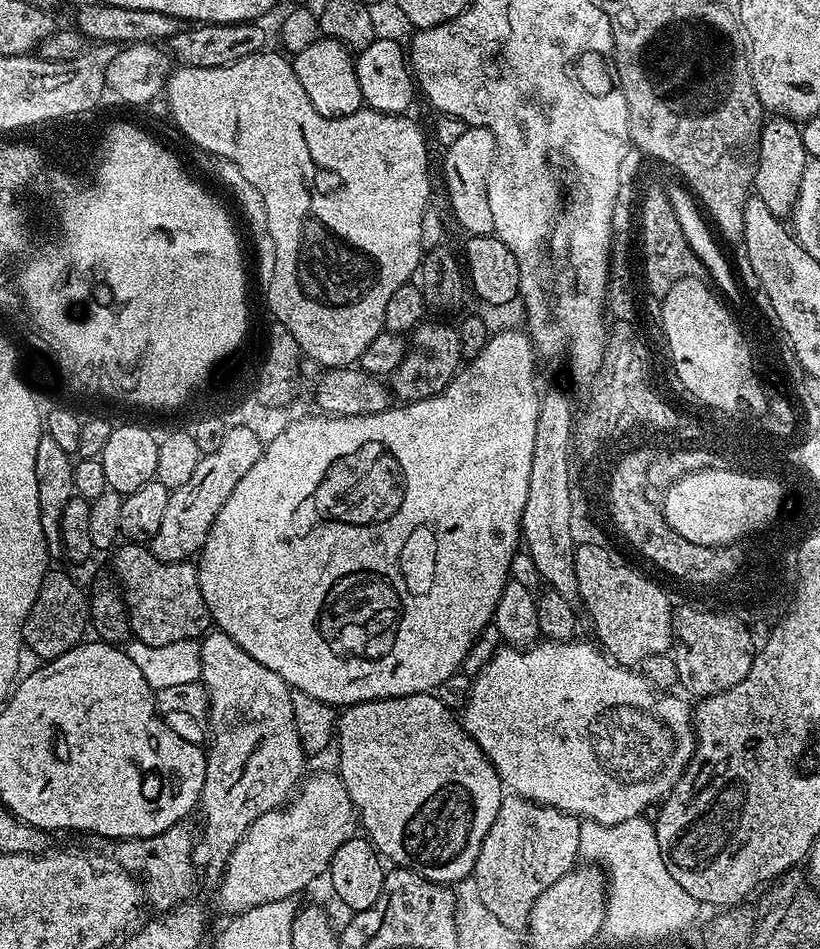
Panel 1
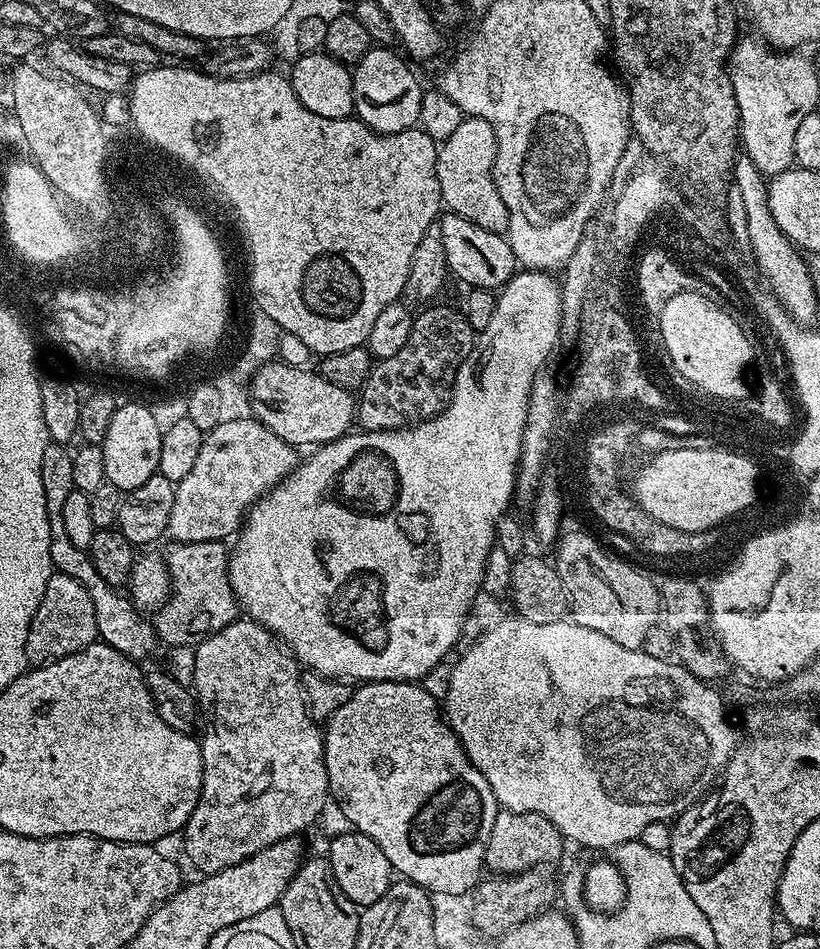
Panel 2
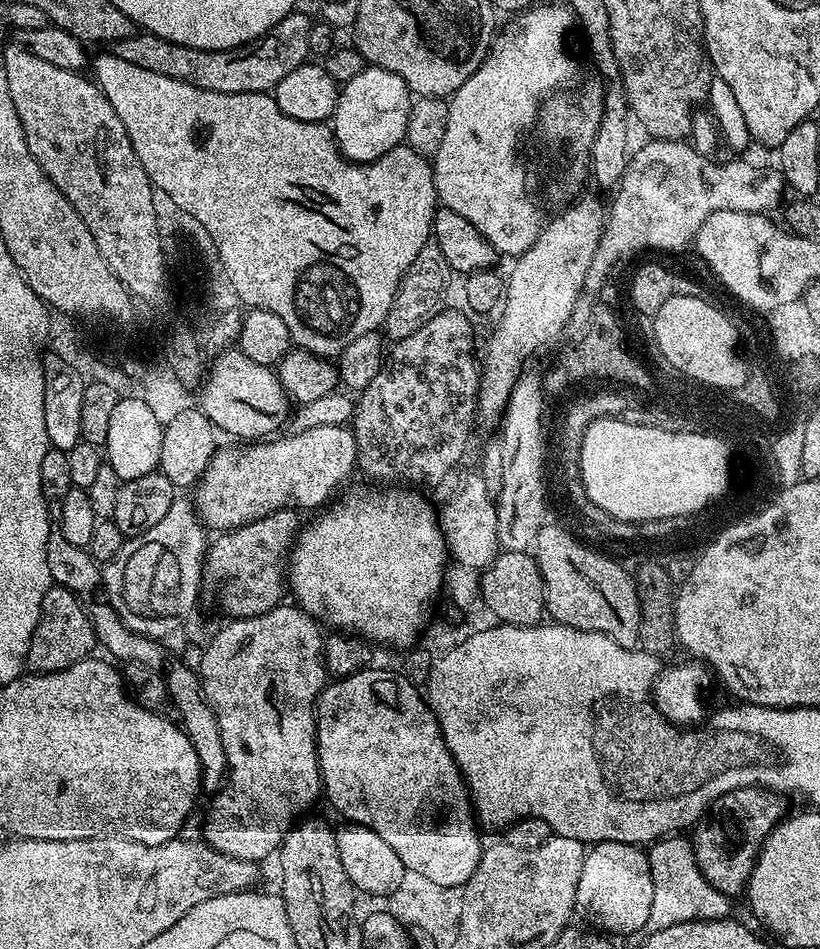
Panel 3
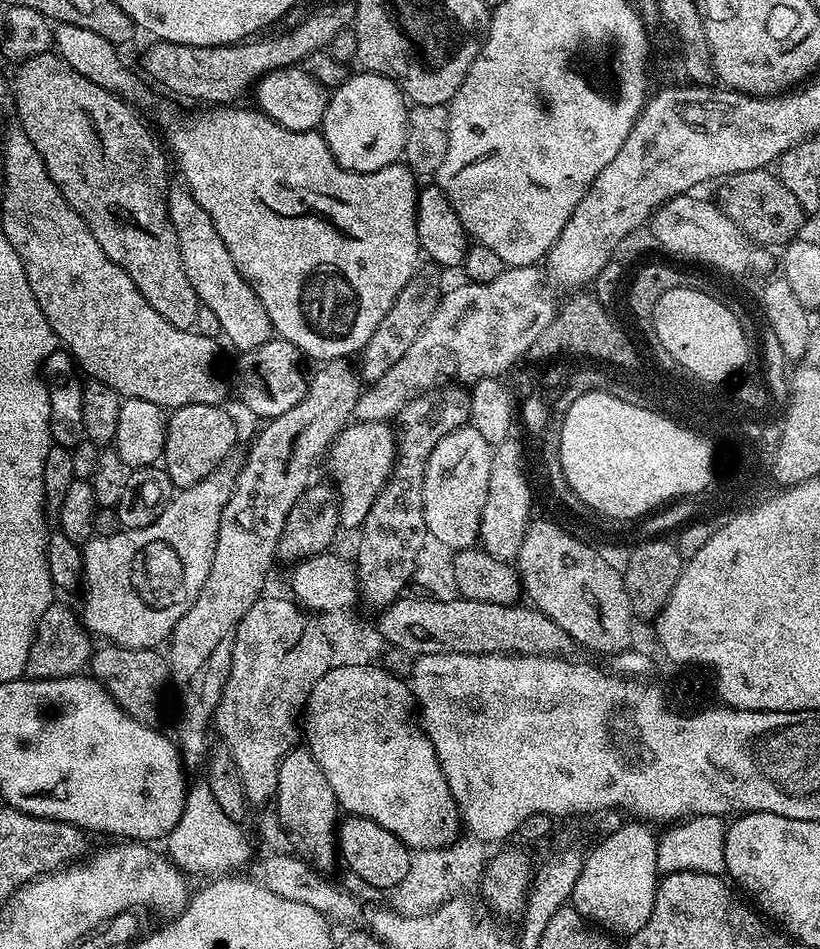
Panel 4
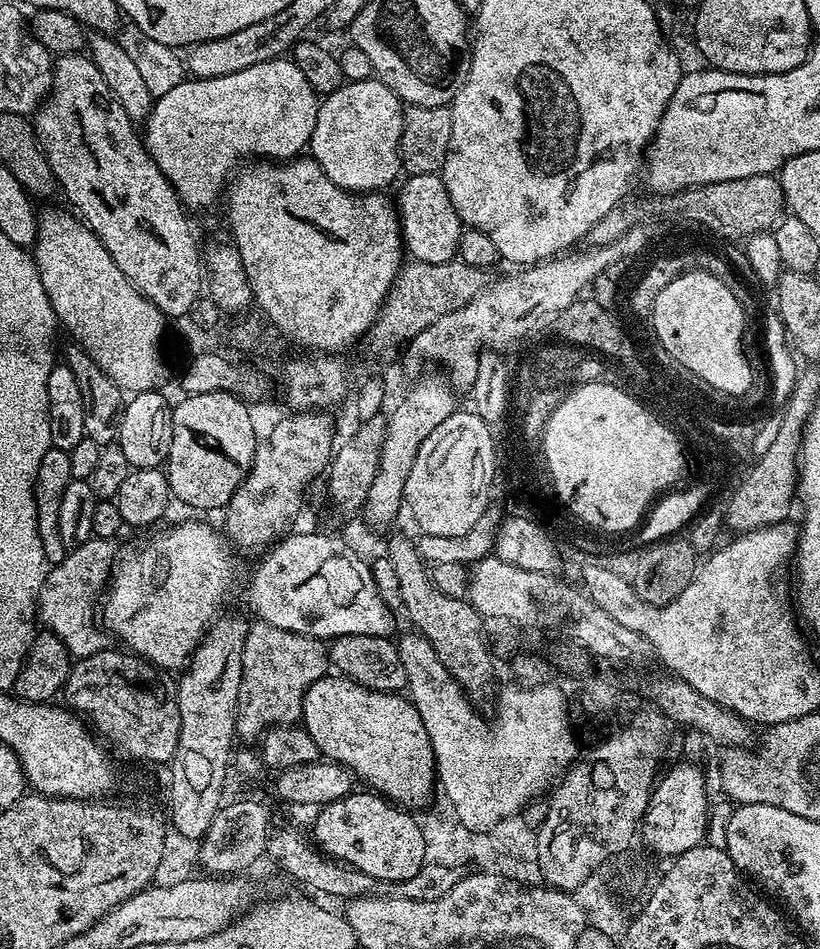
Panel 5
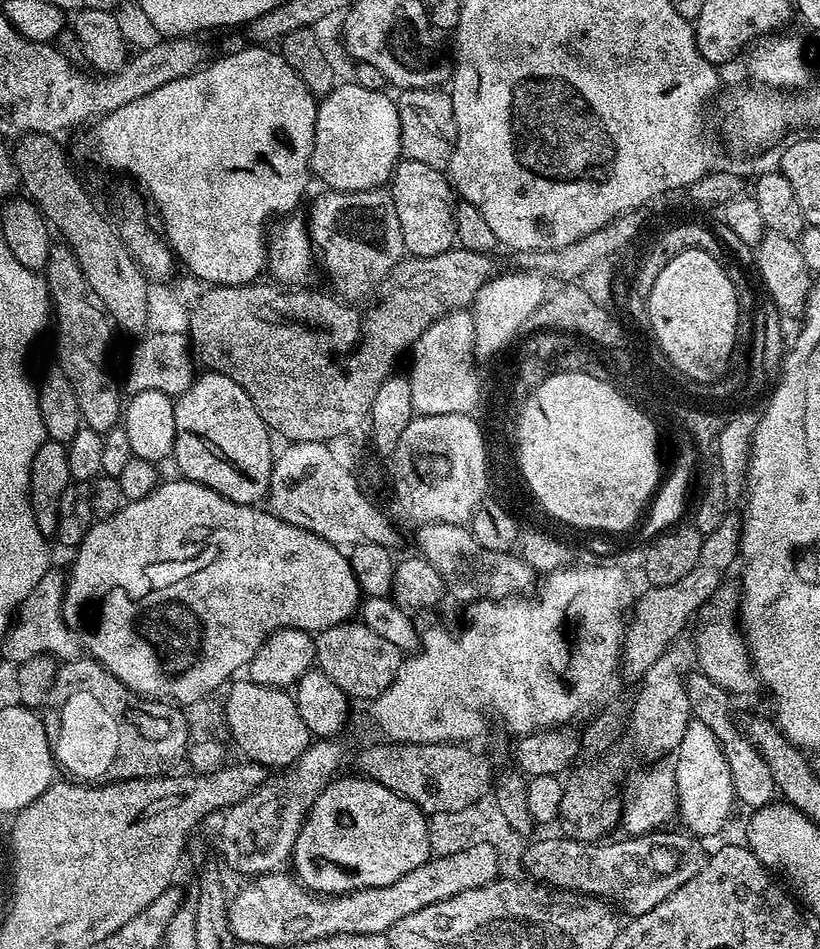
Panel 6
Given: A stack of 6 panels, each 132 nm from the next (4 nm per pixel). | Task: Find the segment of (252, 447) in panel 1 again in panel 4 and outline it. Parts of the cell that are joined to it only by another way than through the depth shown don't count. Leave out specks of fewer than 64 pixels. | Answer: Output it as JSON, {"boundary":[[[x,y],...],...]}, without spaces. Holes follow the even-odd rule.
{"boundary":[[[352,422],[337,434],[326,453],[326,465],[332,471],[330,477],[340,498],[340,523],[345,529],[359,529],[374,498],[384,489],[396,464],[396,433],[385,422]]]}

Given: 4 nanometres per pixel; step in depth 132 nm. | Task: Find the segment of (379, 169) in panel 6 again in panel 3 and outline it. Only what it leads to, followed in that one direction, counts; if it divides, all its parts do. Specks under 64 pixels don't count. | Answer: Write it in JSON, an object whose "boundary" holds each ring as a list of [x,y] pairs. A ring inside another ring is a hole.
{"boundary":[[[365,66],[362,74],[358,74],[358,78],[350,78],[350,82],[346,82],[340,88],[336,112],[330,121],[331,130],[336,136],[336,145],[349,160],[354,160],[358,164],[369,164],[372,160],[382,158],[382,154],[386,154],[391,148],[401,147],[408,134],[408,119],[413,99],[413,93],[409,92],[406,82],[402,82],[398,74],[390,70]]]}

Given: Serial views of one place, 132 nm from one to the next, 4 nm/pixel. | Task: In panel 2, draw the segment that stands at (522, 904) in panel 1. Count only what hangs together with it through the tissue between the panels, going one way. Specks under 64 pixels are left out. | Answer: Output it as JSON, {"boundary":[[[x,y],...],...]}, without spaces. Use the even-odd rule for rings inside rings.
{"boundary":[[[500,810],[494,818],[494,830],[490,830],[484,862],[489,873],[514,876],[521,872],[543,869],[543,864],[554,863],[563,854],[564,847],[566,841],[554,822],[550,822],[550,818],[542,818],[542,814],[533,812]]]}

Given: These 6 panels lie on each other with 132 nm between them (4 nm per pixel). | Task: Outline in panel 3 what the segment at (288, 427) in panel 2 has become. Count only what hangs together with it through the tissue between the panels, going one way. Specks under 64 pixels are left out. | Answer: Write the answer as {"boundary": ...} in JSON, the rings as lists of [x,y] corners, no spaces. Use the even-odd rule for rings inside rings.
{"boundary":[[[227,350],[212,360],[210,367],[207,369],[206,379],[199,389],[200,401],[198,407],[201,412],[210,418],[210,422],[216,425],[221,433],[229,432],[232,436],[241,436],[241,441],[254,442],[259,438],[268,438],[279,430],[283,424],[287,425],[290,420],[290,397],[288,392],[282,386],[279,375],[271,367],[260,365],[252,361],[241,350]]]}

